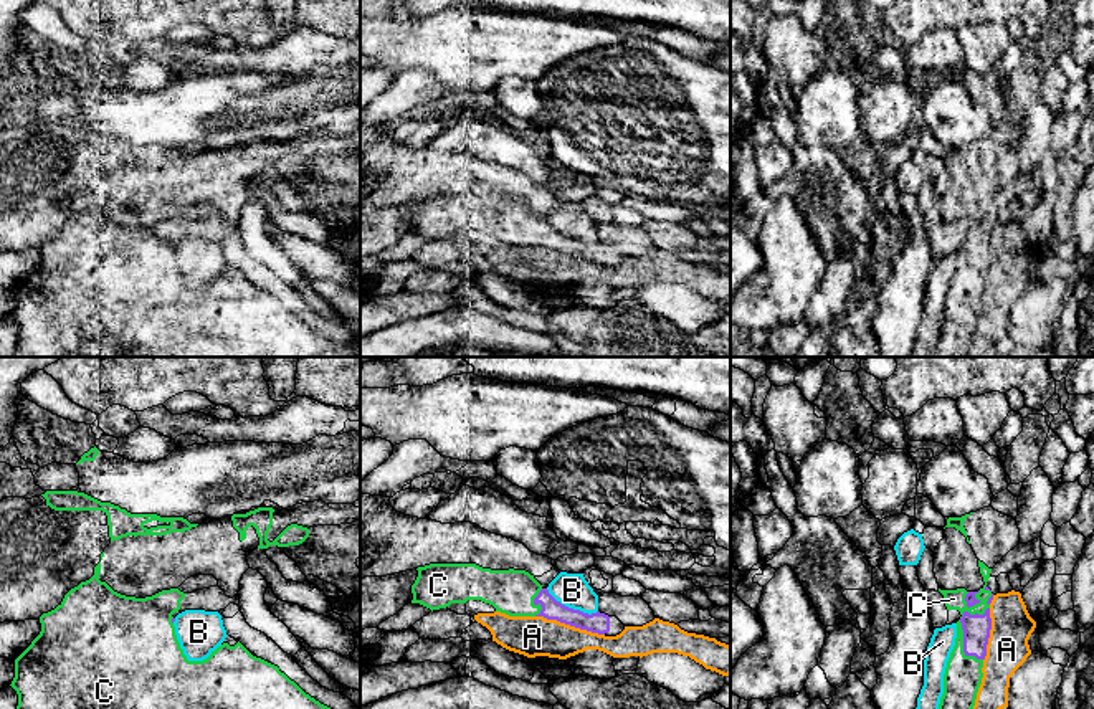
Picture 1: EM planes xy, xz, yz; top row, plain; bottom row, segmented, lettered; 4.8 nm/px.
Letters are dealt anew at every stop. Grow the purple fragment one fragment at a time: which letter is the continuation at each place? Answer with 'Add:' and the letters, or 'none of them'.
Add: C

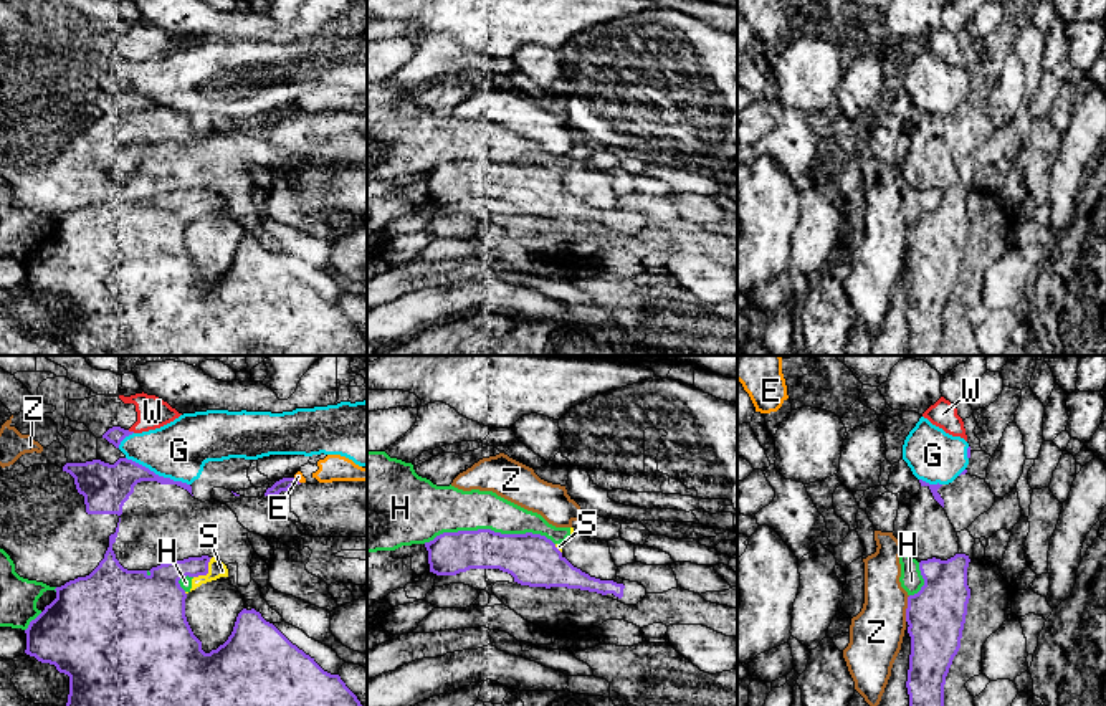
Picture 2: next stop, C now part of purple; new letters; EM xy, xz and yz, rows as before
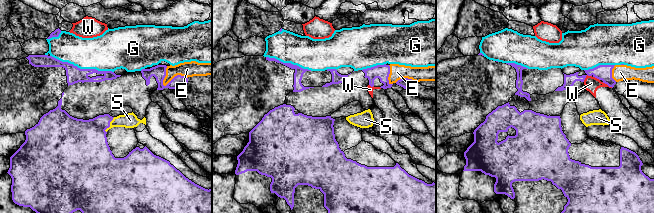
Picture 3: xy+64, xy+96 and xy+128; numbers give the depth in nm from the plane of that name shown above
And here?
Add: none of them

